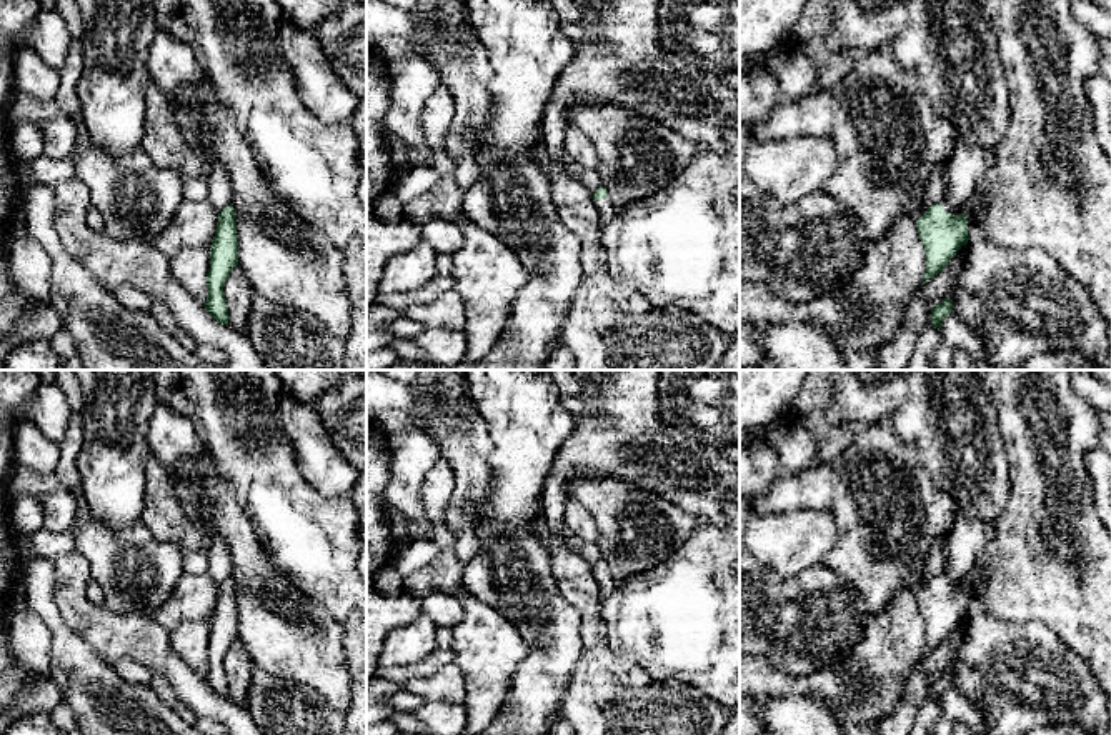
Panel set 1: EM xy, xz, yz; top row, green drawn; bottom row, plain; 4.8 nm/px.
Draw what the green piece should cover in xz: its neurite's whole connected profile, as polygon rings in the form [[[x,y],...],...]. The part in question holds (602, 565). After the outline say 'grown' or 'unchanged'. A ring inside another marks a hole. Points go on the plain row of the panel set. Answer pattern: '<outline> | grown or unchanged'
[[[601,558],[595,567],[593,573],[598,583],[601,600],[608,598],[616,587],[616,580],[611,577],[608,563]]] | grown

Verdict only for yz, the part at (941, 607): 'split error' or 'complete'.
split error

